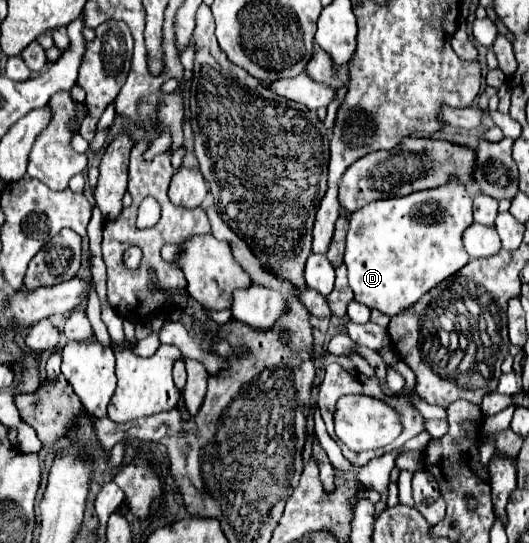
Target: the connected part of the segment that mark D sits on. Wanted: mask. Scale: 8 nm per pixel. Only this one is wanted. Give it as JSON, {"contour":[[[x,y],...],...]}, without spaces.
{"contour":[[[454,180],[442,188],[422,190],[402,198],[368,202],[366,206],[350,214],[350,228],[346,238],[344,264],[348,266],[348,280],[354,298],[370,310],[380,310],[390,318],[406,312],[408,306],[414,306],[436,284],[450,278],[468,264],[468,254],[462,246],[462,234],[470,224],[472,198],[466,194],[466,188]]]}

